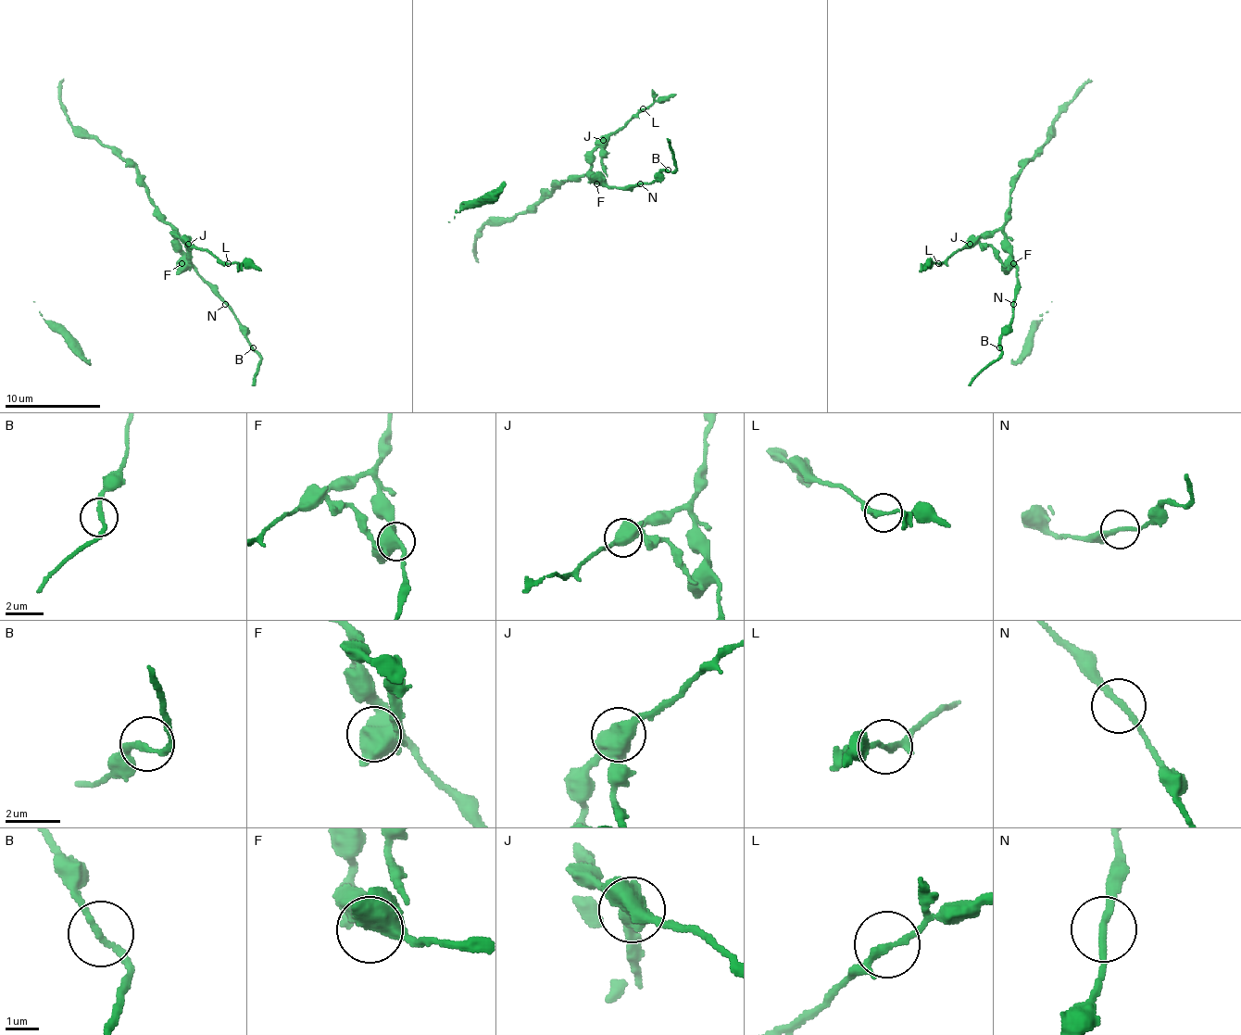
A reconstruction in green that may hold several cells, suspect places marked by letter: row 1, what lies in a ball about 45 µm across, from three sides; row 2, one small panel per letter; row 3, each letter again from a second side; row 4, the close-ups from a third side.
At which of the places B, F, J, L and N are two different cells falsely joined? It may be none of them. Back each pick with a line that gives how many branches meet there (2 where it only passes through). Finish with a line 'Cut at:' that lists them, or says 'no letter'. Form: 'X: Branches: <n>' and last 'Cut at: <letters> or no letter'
Cut at: no letter

